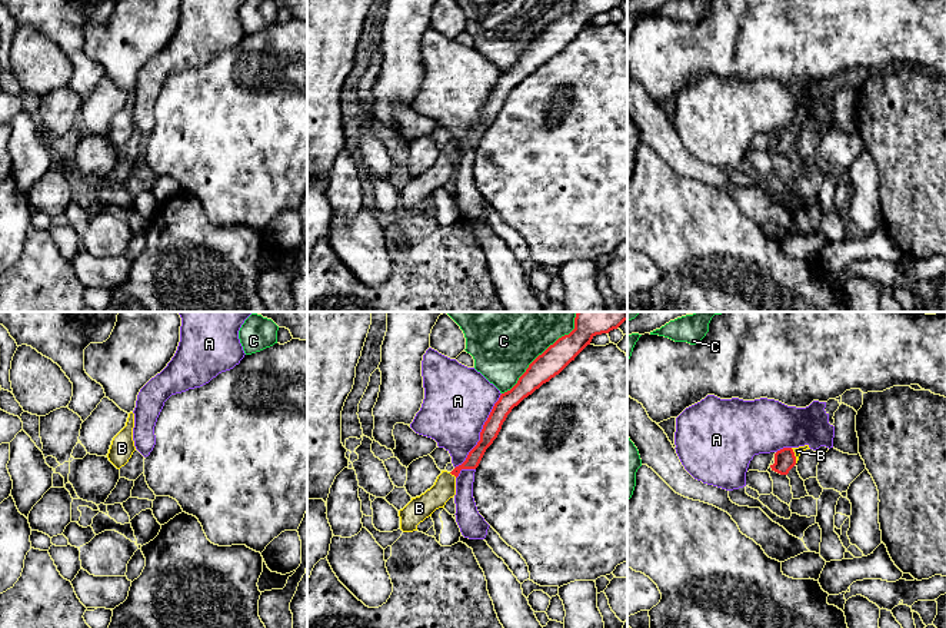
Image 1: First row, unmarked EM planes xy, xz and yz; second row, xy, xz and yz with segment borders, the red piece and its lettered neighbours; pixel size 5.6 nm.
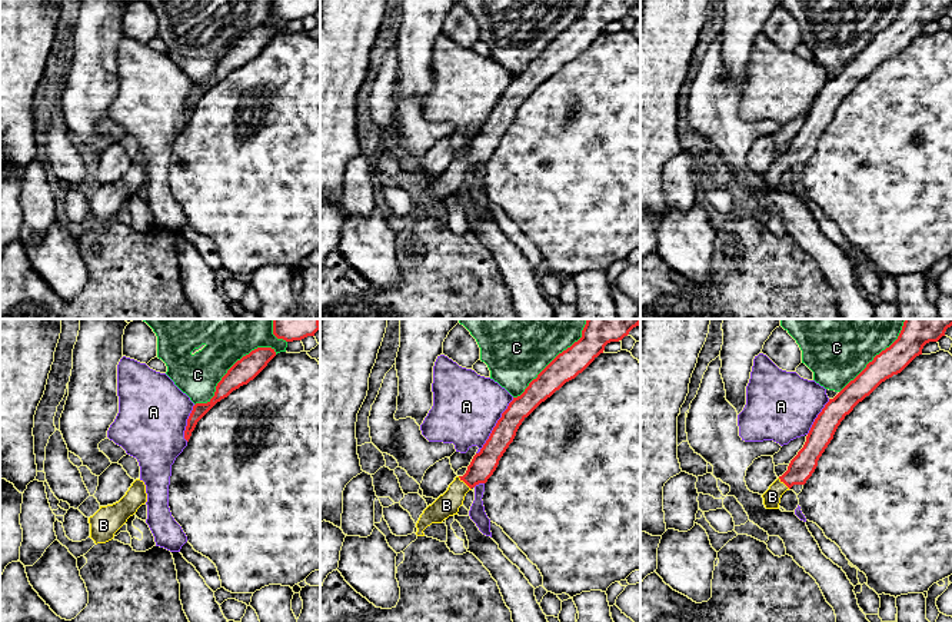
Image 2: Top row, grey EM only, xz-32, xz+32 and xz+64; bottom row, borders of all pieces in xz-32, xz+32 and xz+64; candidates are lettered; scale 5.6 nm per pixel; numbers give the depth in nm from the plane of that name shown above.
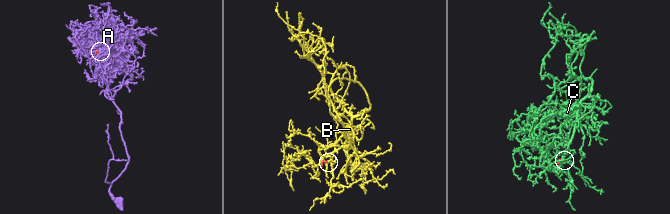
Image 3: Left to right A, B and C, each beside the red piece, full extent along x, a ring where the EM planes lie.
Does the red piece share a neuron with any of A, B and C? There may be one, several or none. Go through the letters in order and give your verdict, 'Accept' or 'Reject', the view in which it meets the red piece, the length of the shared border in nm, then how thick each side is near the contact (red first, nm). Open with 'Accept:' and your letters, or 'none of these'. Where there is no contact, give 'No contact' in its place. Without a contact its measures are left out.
Accept: B
A: Reject. Touches red in xz. Shared border 500 nm. Thickness 100 nm (red) against 380 nm
B: Accept. Touches red in yz. Shared border 90 nm. Thickness 120 nm (red) against 50 nm
C: Reject. Touches red in xz. Shared border 650 nm. Thickness 150 nm (red) against 500 nm

